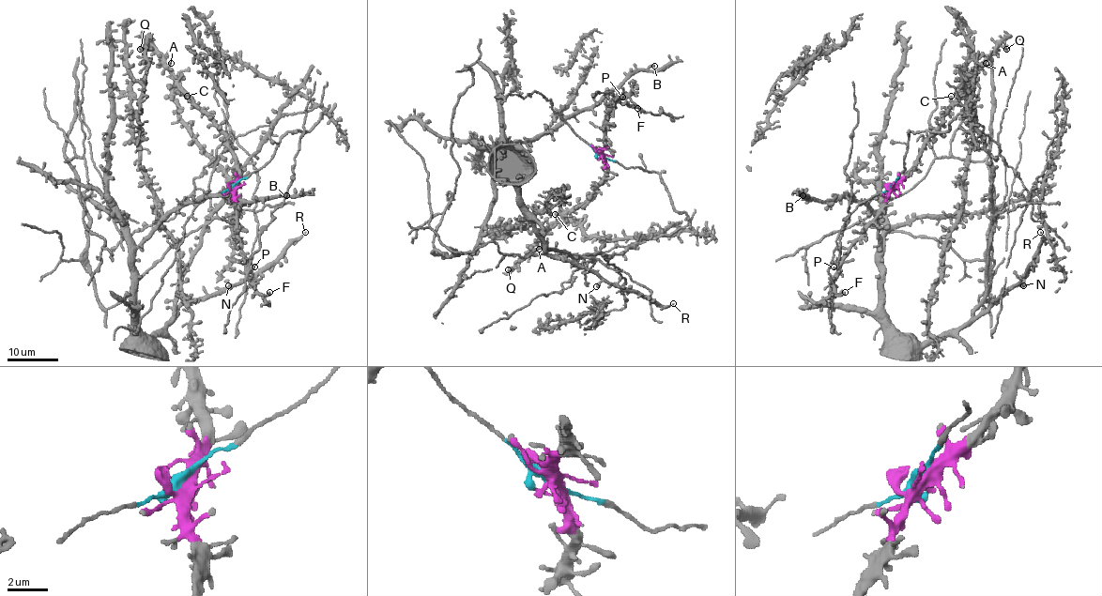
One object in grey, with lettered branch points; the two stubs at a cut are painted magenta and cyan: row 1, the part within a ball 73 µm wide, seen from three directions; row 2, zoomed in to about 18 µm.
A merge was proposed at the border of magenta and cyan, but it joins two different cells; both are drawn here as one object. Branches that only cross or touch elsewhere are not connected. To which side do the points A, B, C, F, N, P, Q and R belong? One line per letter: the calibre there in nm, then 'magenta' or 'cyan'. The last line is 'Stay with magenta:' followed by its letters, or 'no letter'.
A: calibre 220 nm; magenta
B: calibre 340 nm; cyan
C: calibre 320 nm; magenta
F: calibre 320 nm; magenta
N: calibre 420 nm; cyan
P: calibre 170 nm; magenta
Q: calibre 360 nm; magenta
R: calibre 70 nm; cyan
Stay with magenta: A, C, F, P, Q

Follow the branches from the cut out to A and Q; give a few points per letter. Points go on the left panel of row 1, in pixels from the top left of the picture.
A: (234, 187), (237, 175), (237, 161), (229, 137), (194, 102), (170, 67), (171, 64)
Q: (234, 187), (237, 175), (237, 161), (229, 137), (194, 102), (172, 70), (145, 40), (140, 50)

